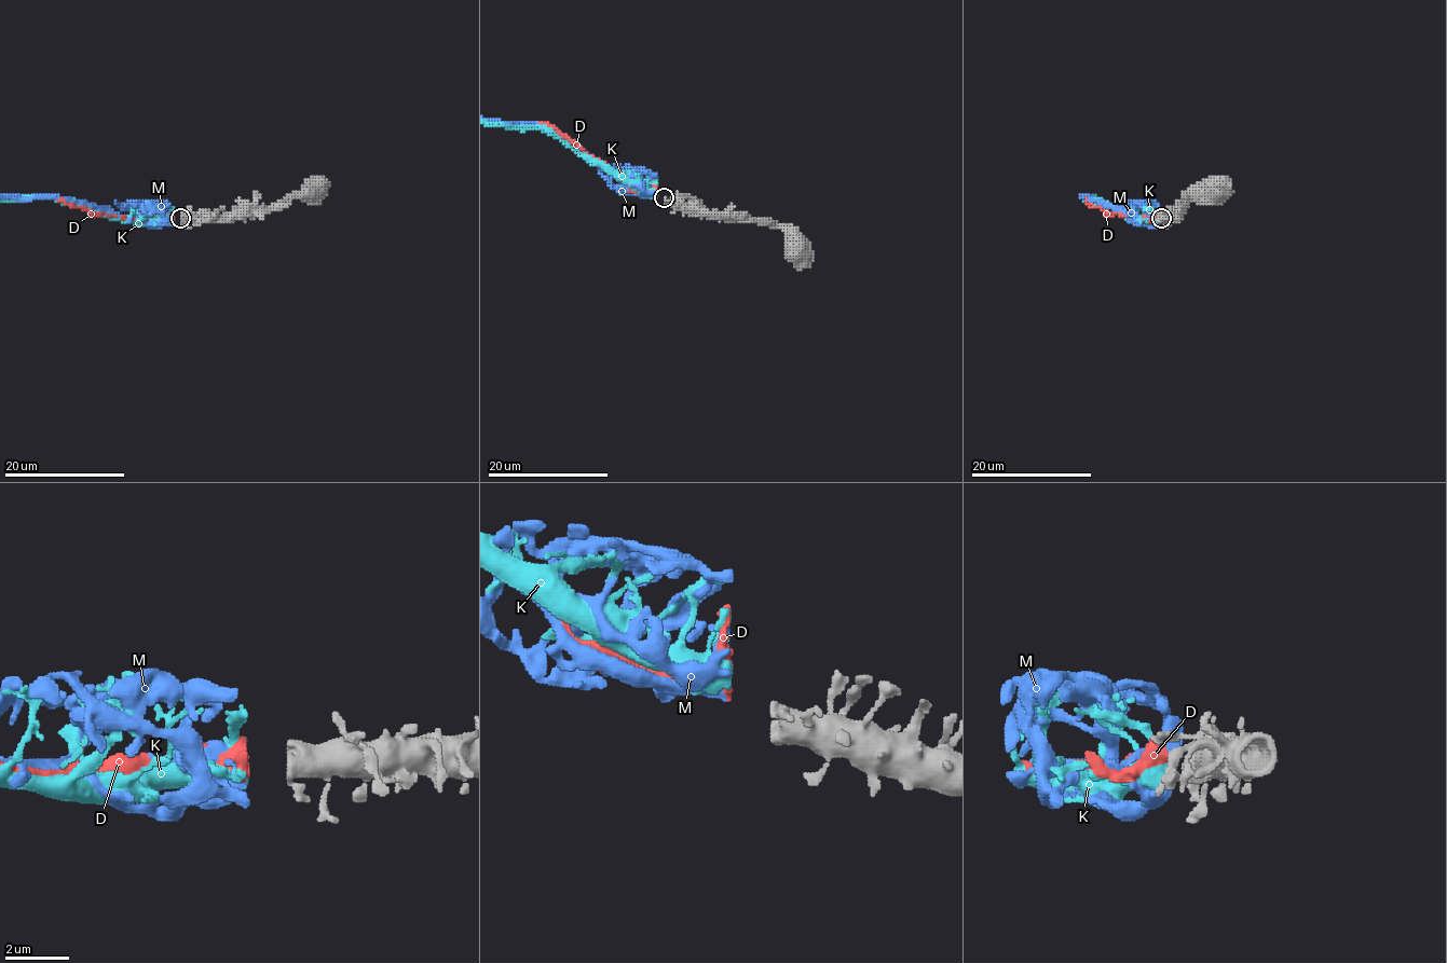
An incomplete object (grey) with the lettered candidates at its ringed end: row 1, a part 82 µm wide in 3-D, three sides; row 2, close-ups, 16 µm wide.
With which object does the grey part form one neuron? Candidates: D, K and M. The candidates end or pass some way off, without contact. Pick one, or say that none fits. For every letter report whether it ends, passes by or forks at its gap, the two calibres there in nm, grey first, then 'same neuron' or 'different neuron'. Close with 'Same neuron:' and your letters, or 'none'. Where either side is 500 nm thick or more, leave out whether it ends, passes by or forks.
D: it passes by; 380 nm thick on the grey side, 240 nm on the other; different neuron
K: it passes by; 380 nm thick on the grey side, 480 nm on the other; different neuron
M: it ends there; 380 nm thick on the grey side, 460 nm on the other; different neuron
Same neuron: none

